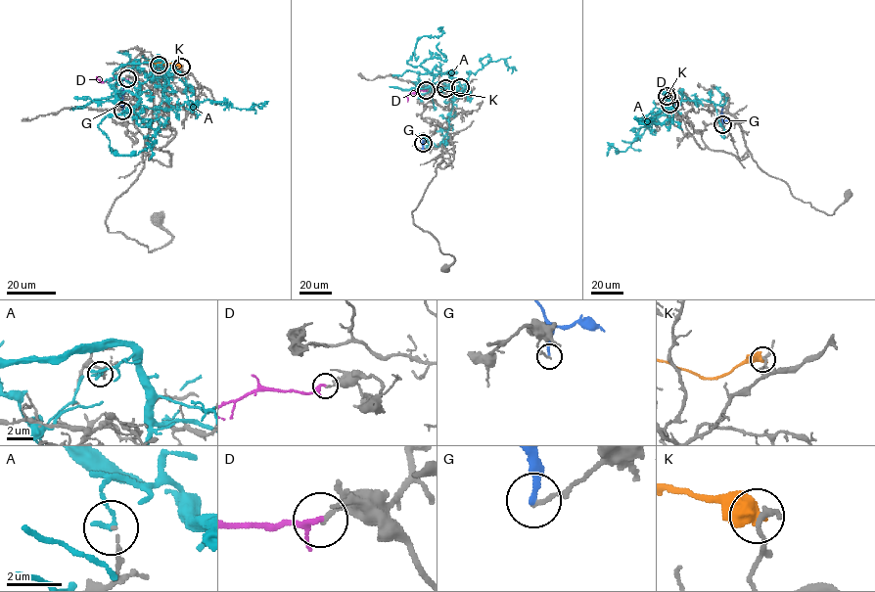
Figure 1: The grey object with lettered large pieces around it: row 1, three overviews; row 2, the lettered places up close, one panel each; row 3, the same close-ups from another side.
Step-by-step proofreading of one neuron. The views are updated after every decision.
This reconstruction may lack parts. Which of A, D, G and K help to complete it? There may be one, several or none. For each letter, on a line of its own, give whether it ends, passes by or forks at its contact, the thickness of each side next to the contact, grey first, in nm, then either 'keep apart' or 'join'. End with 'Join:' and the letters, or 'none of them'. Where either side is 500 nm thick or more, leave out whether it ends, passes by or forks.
A: it ends; calibres 80 and 190 nm; keep apart
D: it passes by; calibres 170 and 180 nm; keep apart
G: it ends; calibres 140 and 220 nm; keep apart
K: calibres 190 and 650 nm; keep apart
Join: none of them

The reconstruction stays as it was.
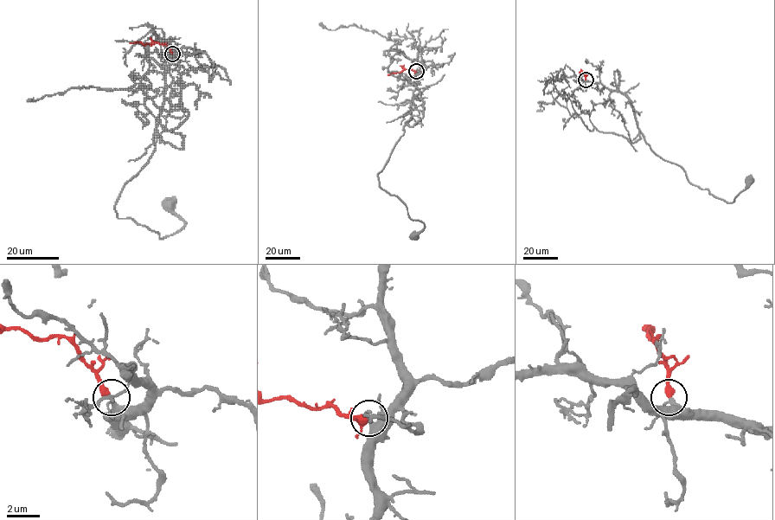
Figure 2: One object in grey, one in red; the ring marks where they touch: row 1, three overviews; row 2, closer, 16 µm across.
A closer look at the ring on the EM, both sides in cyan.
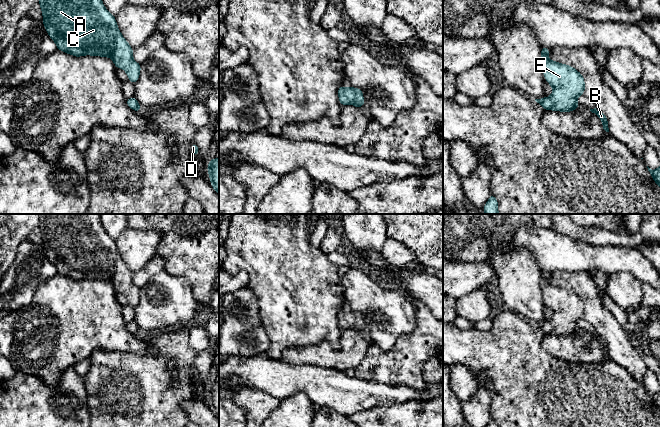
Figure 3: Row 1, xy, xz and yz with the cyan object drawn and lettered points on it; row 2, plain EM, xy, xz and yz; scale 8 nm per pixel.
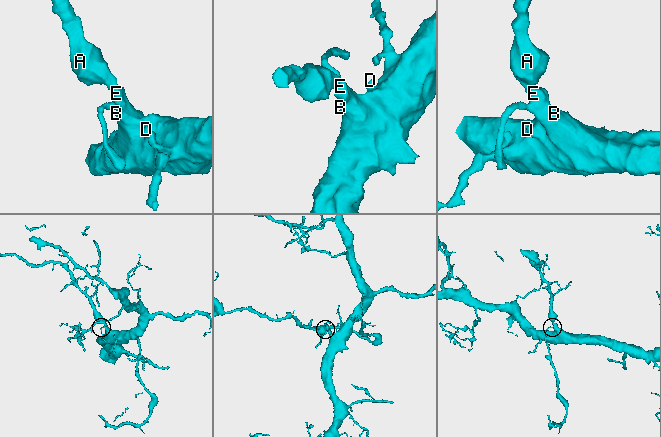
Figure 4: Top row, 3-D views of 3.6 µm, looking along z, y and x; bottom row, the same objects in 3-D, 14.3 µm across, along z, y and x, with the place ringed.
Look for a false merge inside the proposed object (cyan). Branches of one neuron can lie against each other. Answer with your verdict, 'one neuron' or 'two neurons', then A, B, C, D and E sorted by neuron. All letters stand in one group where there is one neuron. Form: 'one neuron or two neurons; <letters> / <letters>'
one neuron; A B C D E

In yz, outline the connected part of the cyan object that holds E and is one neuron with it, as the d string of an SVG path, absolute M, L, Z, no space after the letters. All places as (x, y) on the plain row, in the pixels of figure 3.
M541 270L541 291L545 305L552 312L552 319L535 323L544 334L572 336L579 330L577 321L584 318L585 305L580 296L570 289L548 283L551 273Z

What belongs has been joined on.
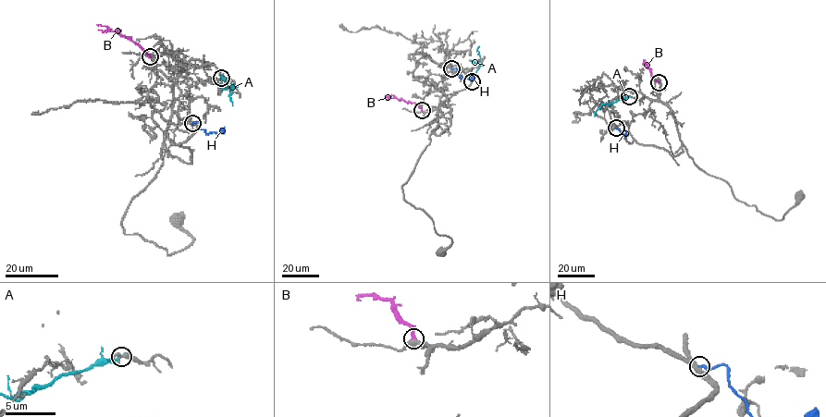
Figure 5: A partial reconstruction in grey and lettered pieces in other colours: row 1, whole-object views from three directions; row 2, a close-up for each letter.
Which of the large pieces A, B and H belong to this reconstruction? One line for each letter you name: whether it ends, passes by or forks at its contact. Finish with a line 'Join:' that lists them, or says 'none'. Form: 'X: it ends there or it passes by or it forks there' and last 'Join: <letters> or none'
B: it ends there
Join: B

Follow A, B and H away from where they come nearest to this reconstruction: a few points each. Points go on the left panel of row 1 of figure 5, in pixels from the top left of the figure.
A: (221, 77), (233, 87), (228, 95), (232, 105)
B: (150, 56), (129, 39), (96, 25)
H: (192, 123), (200, 122), (200, 128), (207, 134), (221, 133), (225, 127)

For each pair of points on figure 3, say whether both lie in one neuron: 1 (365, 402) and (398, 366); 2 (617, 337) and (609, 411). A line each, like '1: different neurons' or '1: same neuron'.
1: different neurons
2: different neurons

